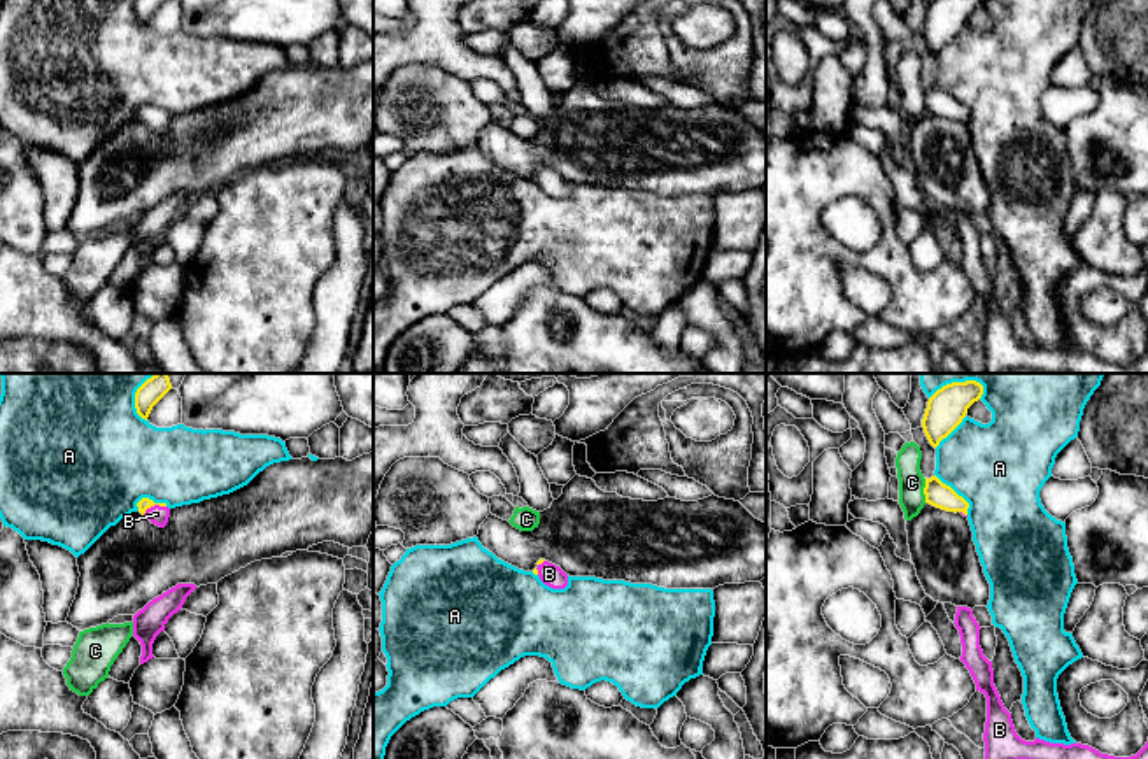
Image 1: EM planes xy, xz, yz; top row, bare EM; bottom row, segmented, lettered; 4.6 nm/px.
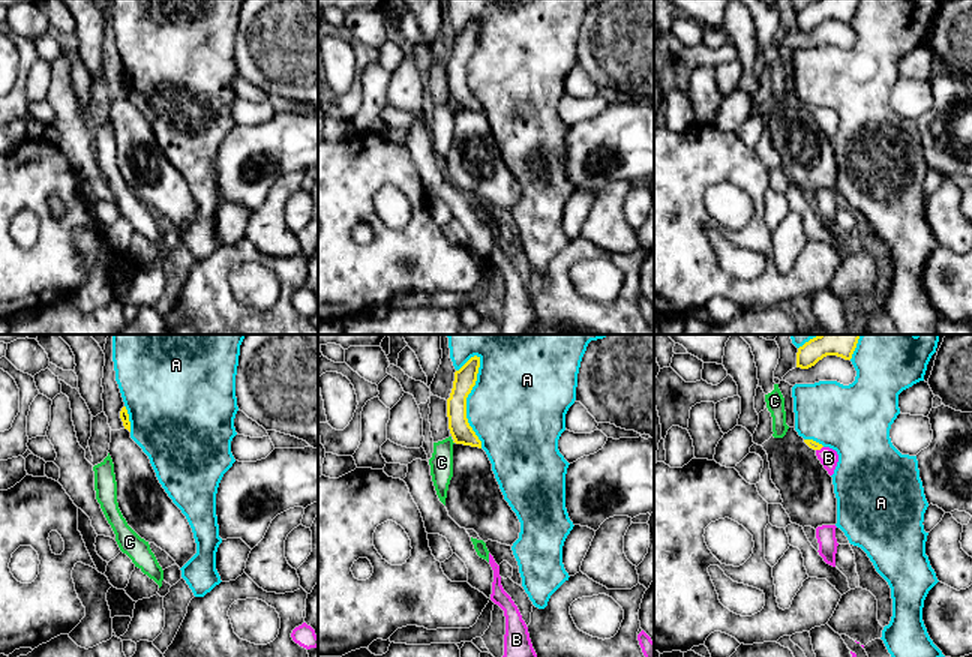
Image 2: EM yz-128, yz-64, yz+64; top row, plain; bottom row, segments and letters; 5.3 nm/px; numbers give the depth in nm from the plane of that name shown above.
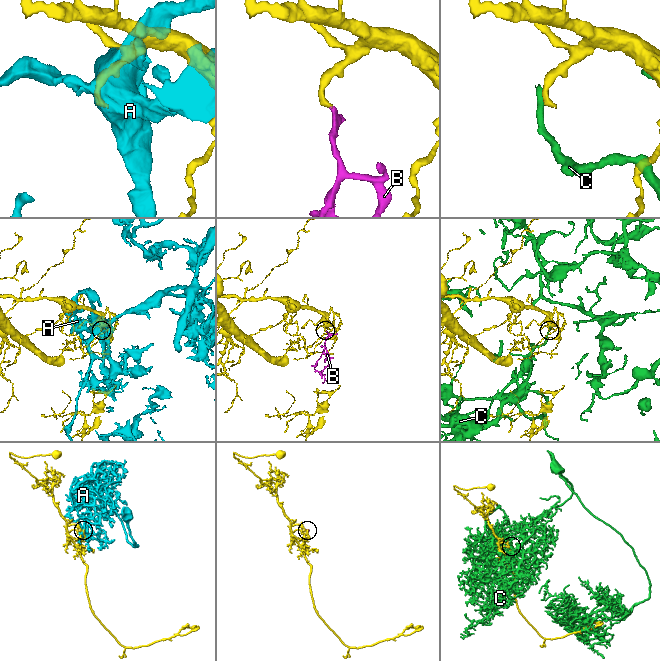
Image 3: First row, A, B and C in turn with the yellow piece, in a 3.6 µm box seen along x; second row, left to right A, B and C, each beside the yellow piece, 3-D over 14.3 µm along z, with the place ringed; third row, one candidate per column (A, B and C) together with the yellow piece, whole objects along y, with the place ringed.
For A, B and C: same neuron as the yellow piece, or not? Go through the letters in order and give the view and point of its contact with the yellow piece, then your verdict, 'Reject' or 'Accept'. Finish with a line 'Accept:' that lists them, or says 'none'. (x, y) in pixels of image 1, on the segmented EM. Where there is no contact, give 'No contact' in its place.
A: Touches yellow at yz (956, 493). Reject
B: Touches yellow at xy (153, 505). Accept
C: Touches yellow at yz (924, 491). Reject
Accept: B

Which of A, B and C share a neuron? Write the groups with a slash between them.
A / B / C

